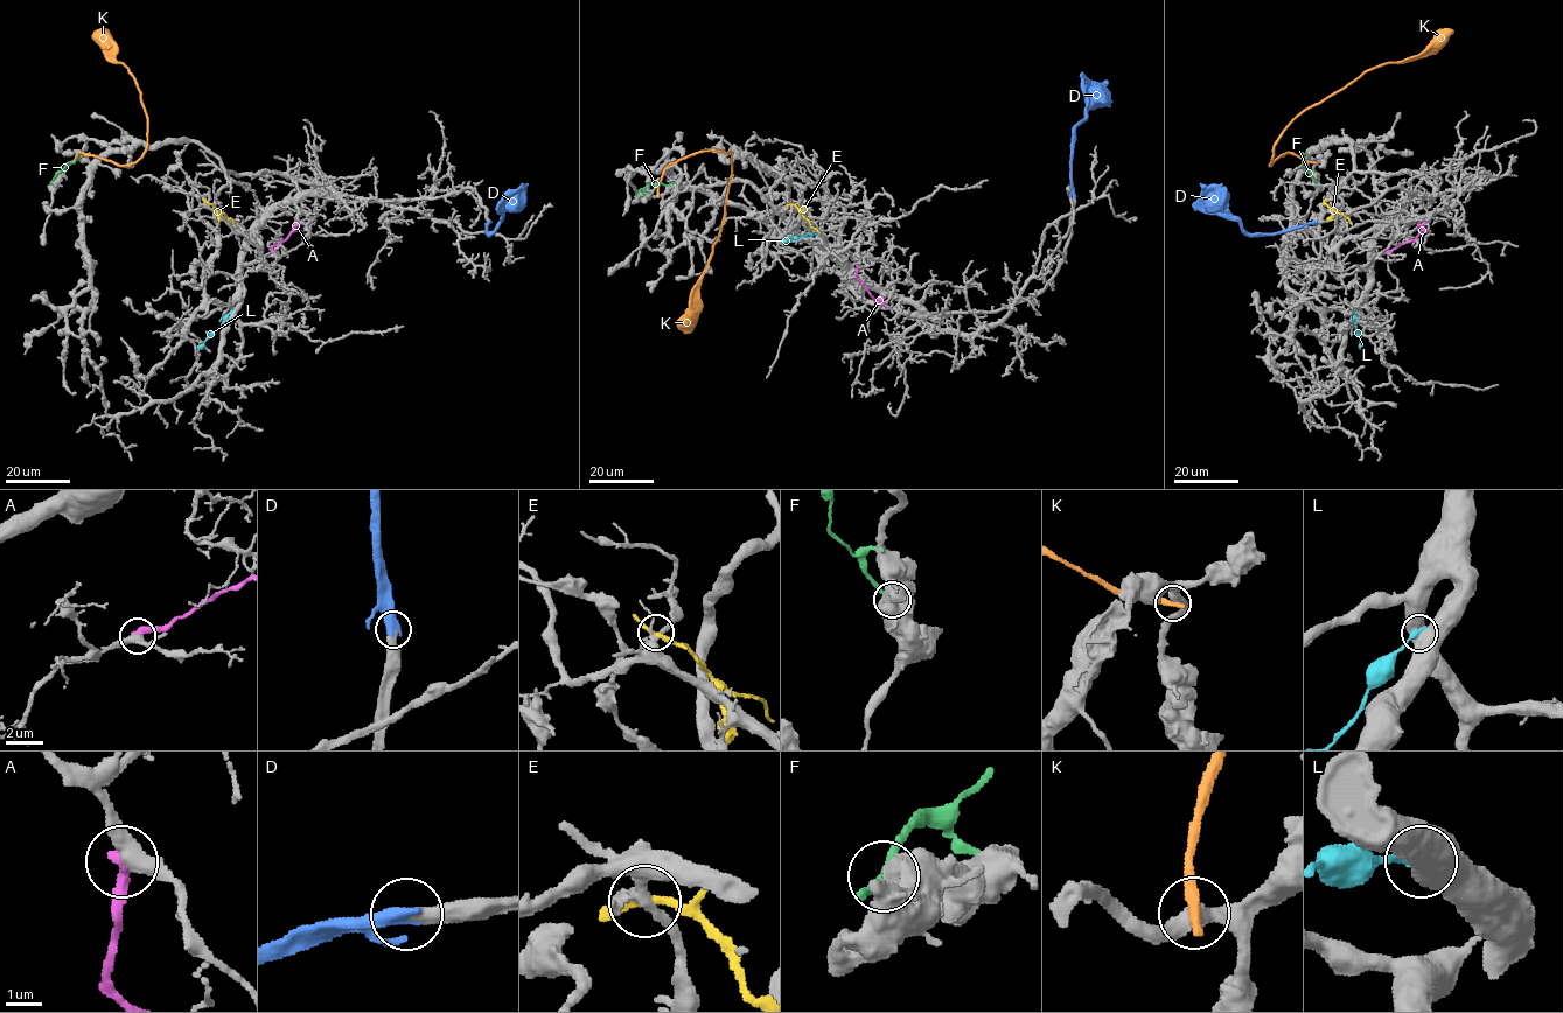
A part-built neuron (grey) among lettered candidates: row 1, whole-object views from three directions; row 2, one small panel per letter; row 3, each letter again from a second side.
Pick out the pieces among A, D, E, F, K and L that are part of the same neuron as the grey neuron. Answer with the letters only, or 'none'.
D

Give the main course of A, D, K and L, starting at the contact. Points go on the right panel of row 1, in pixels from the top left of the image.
A: (1387, 252), (1414, 240), (1421, 231), (1427, 232)
D: (1316, 222), (1277, 232), (1249, 233), (1200, 183)
K: (1314, 162), (1286, 152), (1270, 165), (1276, 141), (1284, 128), (1365, 71), (1437, 47), (1453, 30)
L: (1354, 311), (1360, 349)

